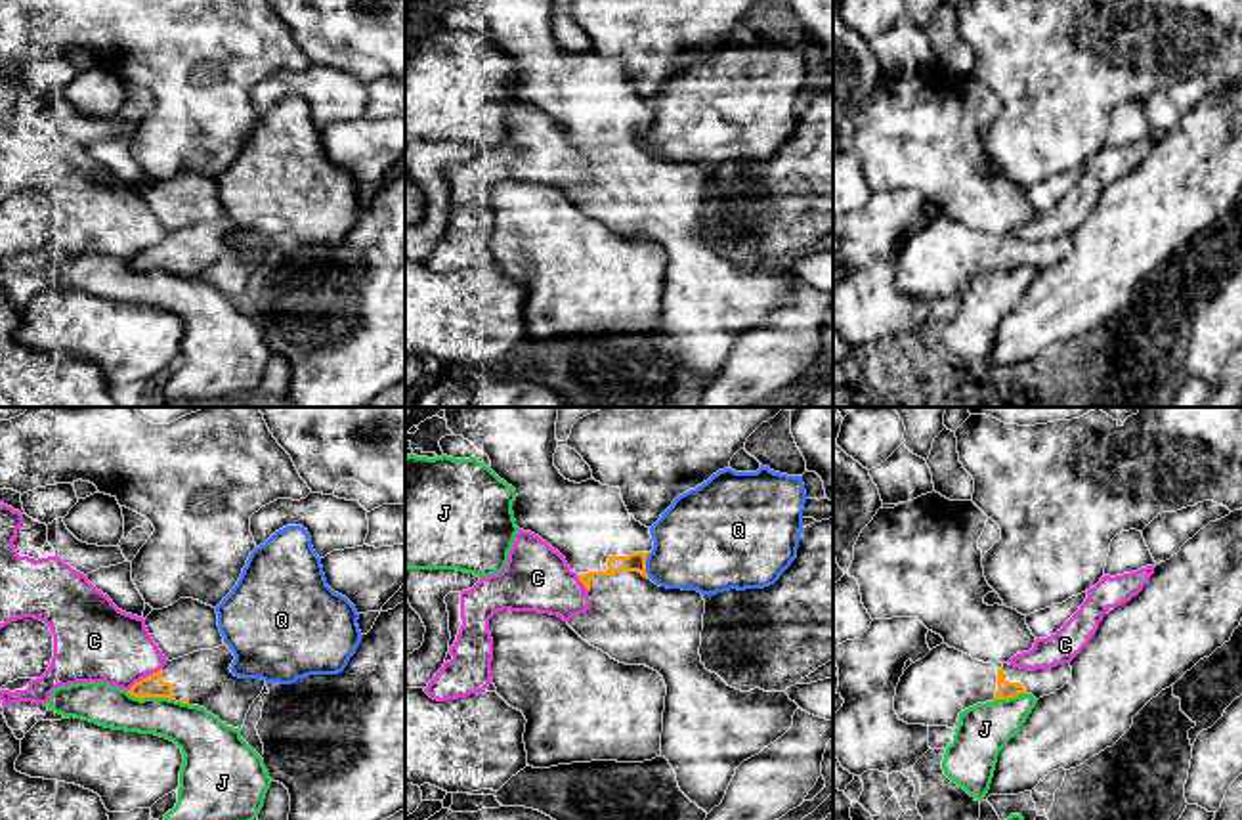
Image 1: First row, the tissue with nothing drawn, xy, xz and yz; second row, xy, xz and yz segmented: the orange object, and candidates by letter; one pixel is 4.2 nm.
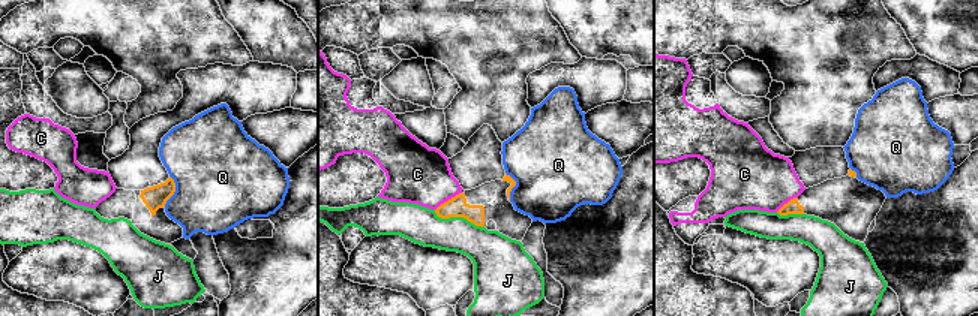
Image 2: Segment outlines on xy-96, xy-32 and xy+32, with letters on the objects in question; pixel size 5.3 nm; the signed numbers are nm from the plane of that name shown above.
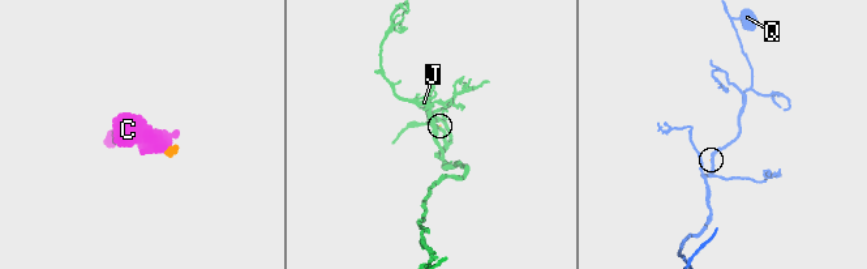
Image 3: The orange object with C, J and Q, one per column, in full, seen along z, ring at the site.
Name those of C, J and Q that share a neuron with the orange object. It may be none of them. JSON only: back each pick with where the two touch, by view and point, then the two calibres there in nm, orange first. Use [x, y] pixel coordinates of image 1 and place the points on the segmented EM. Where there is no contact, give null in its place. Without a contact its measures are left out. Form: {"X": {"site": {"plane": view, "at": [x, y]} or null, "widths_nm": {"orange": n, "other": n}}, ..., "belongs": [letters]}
{"belongs": []}

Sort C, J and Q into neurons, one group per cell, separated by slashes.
C / J / Q

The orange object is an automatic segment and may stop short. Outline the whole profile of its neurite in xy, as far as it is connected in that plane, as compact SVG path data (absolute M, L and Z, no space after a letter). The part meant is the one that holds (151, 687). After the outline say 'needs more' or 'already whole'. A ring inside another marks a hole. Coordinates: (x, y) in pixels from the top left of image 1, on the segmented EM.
M225 642L214 650L199 650L166 661L161 671L136 682L128 694L139 700L168 698L199 705L227 726L241 730L266 680L235 677L229 669L233 659Z | needs more

